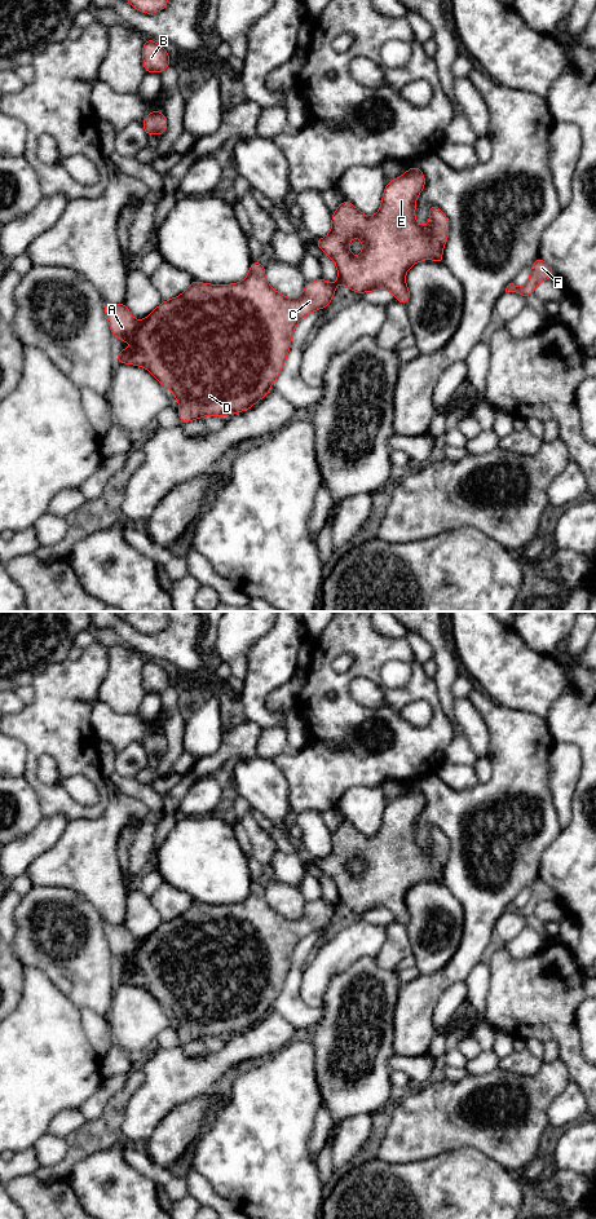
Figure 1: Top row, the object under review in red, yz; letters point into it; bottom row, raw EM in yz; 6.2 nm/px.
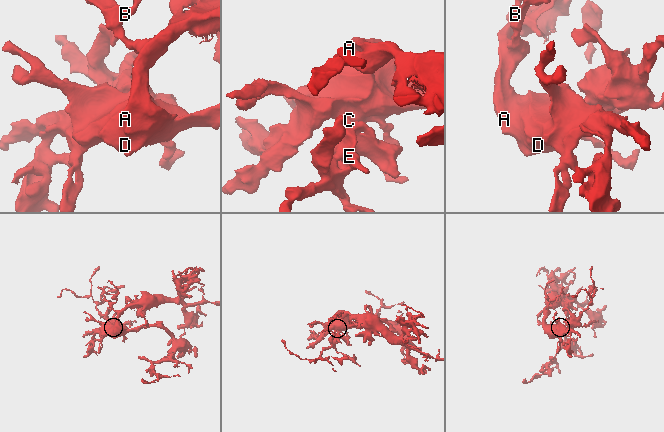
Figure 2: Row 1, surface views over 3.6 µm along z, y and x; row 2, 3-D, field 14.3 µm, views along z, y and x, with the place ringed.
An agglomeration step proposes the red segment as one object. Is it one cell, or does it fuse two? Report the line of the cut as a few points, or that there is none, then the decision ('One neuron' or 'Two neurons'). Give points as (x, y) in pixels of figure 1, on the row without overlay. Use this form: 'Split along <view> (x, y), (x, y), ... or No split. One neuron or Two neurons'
No split. One neuron

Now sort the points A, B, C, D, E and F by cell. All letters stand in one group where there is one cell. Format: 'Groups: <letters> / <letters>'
Groups: A B C D E F

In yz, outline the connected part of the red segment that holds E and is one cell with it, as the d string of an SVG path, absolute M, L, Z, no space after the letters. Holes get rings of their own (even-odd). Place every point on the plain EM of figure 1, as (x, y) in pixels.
M414 786L405 795L388 803L380 830L375 836L365 836L350 822L344 821L332 832L331 853L315 861L315 865L334 879L339 893L337 901L335 905L328 904L323 898L308 902L299 919L284 918L273 910L265 898L265 887L253 882L244 901L235 905L206 905L193 901L182 915L162 922L150 936L140 942L132 937L124 923L111 924L103 922L103 931L112 955L122 962L133 963L132 970L122 970L119 972L116 982L145 988L163 1007L169 1008L180 1023L177 1034L182 1043L197 1041L206 1035L229 1037L251 1029L270 1012L271 1004L281 994L299 941L314 931L327 928L340 904L346 905L357 914L387 909L396 917L397 923L407 924L410 911L406 906L405 896L410 887L427 879L443 884L442 869L449 857L446 835L437 826L429 826L431 844L421 847L415 842L416 818L424 807L425 798L420 789ZM353 857L358 857L363 862L363 870L358 878L353 878L349 873L348 866Z

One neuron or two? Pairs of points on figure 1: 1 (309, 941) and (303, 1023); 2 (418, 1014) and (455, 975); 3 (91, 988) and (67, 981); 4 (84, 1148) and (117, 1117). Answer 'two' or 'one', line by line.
1: one
2: one
3: one
4: one

